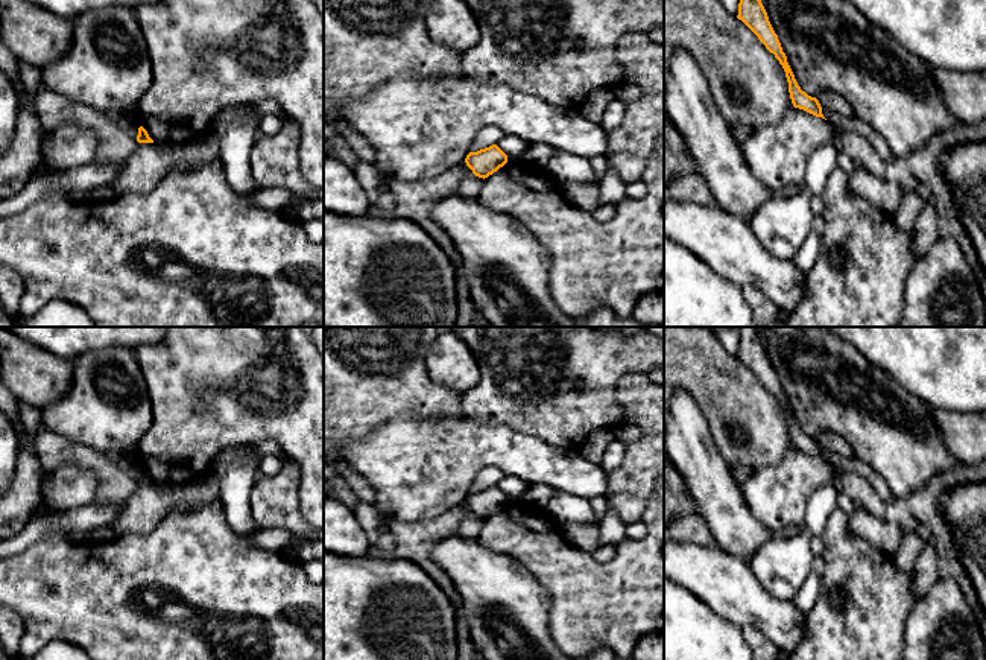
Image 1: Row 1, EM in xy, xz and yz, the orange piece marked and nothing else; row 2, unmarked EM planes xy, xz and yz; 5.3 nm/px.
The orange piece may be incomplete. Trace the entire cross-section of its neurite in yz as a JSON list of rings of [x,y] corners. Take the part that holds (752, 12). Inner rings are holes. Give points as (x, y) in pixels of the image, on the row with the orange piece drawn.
[[[740,0],[738,3],[738,20],[741,20],[766,46],[766,49],[775,55],[785,71],[785,78],[788,82],[788,93],[795,108],[804,109],[816,117],[823,117],[822,106],[816,97],[808,96],[798,85],[795,75],[787,62],[787,56],[782,52],[778,35],[775,33],[767,12],[761,3],[761,0]]]

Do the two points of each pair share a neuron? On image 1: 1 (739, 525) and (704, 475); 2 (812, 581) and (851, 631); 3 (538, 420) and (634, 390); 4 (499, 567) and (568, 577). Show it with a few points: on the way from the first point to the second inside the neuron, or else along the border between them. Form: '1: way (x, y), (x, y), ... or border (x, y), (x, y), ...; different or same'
1: way (726, 514), (720, 508), (711, 487); same
2: border (822, 577), (818, 599), (807, 615); different
3: border (641, 373), (619, 380), (619, 425); different
4: border (499, 552), (514, 557), (544, 587), (550, 601); different

